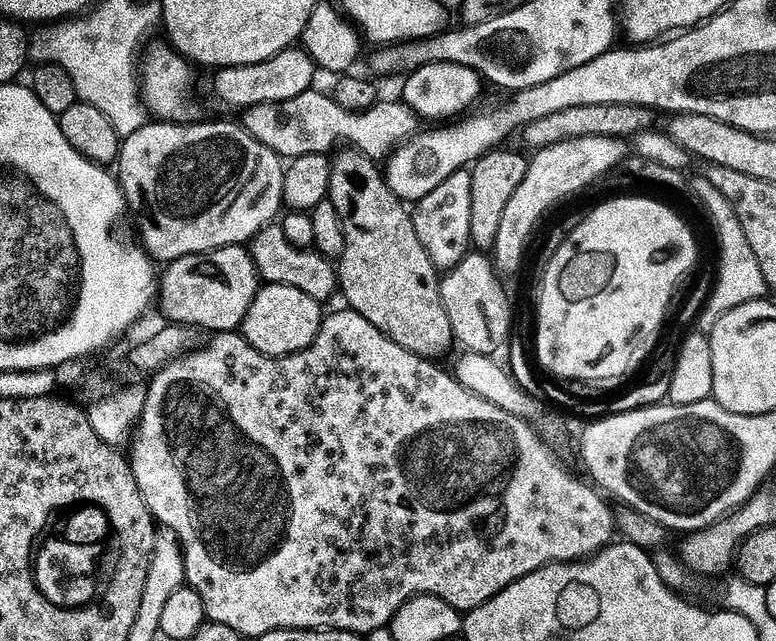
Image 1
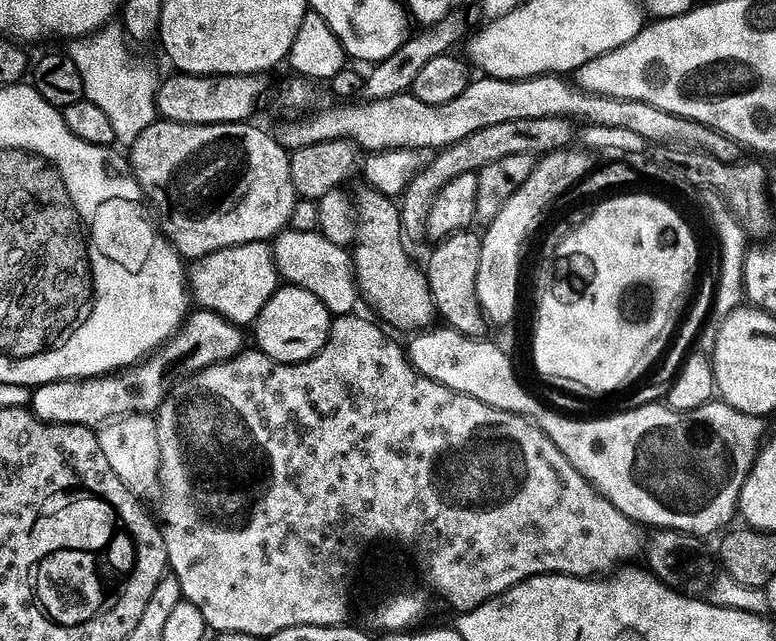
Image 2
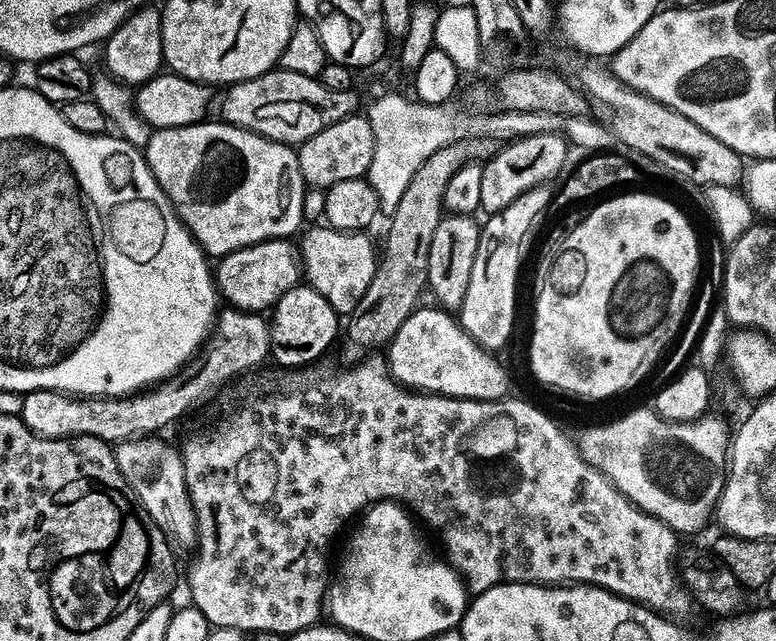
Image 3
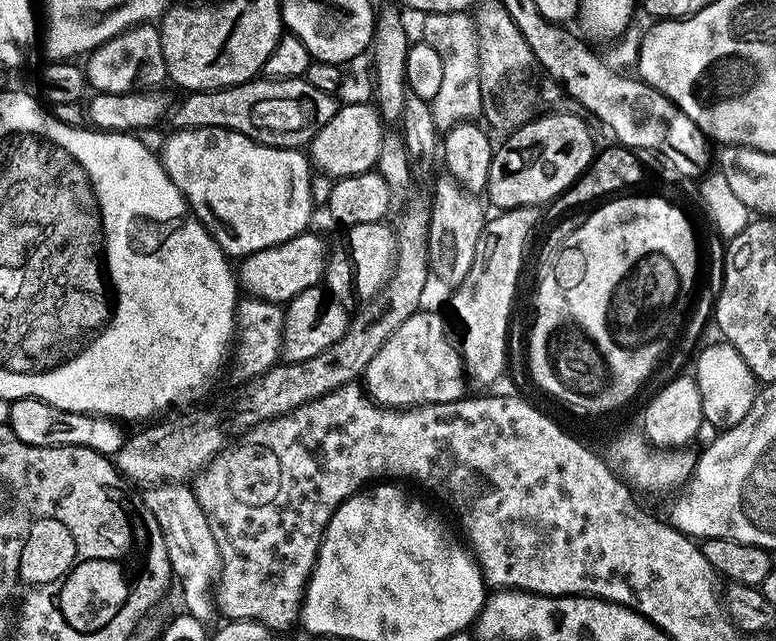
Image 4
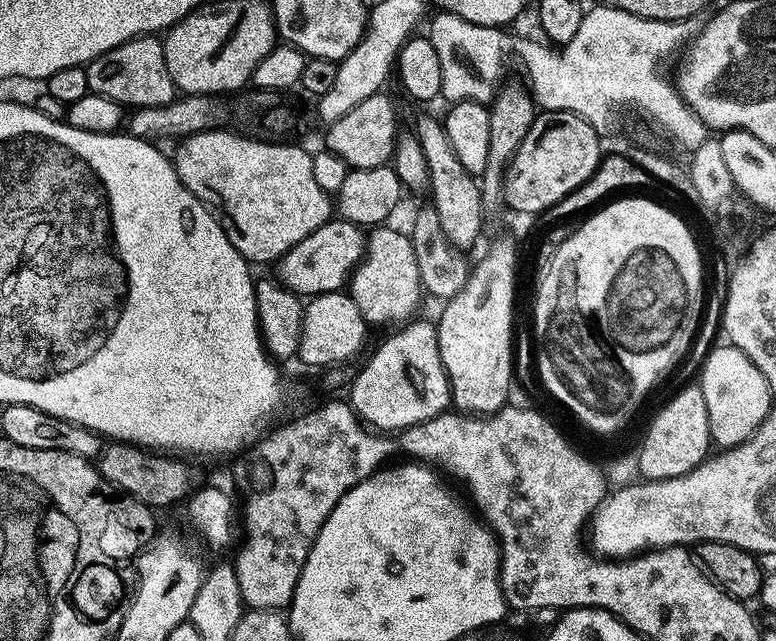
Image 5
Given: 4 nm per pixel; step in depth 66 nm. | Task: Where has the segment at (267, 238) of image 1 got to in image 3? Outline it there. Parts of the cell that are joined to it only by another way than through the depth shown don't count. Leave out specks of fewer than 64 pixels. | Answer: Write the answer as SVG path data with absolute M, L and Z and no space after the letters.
M327 226L309 227L303 236L304 241L299 241L298 251L307 287L322 294L322 298L326 298L326 302L330 302L342 318L355 316L357 306L376 277L378 248L376 250L371 238L364 232L339 232Z

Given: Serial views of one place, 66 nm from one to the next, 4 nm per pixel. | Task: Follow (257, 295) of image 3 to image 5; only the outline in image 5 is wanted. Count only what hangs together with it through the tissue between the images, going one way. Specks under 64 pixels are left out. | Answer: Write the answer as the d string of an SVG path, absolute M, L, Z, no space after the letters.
M333 218L310 238L298 242L278 261L278 279L291 292L301 298L325 296L331 292L344 292L349 287L352 274L364 258L365 229L343 218Z

